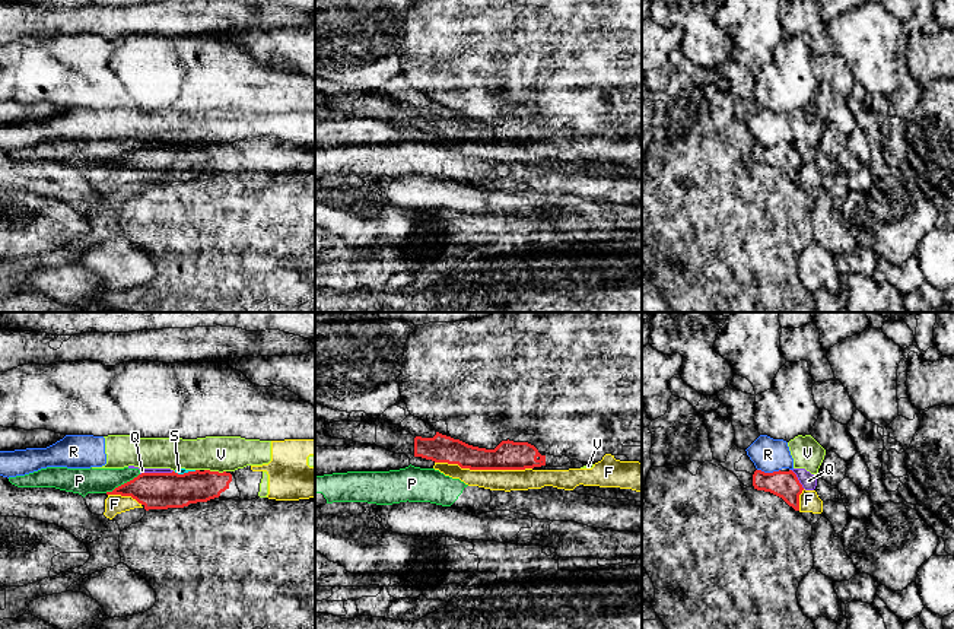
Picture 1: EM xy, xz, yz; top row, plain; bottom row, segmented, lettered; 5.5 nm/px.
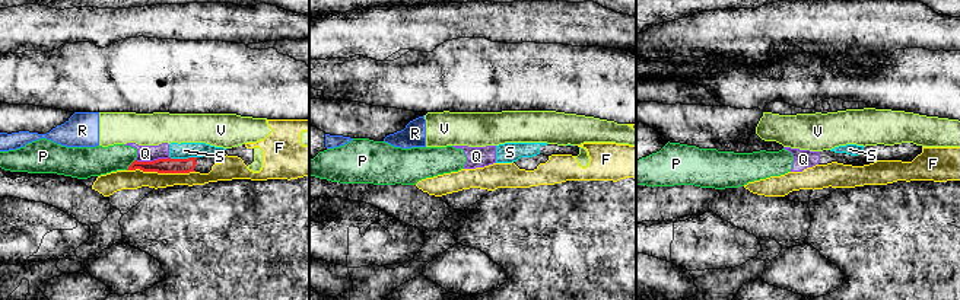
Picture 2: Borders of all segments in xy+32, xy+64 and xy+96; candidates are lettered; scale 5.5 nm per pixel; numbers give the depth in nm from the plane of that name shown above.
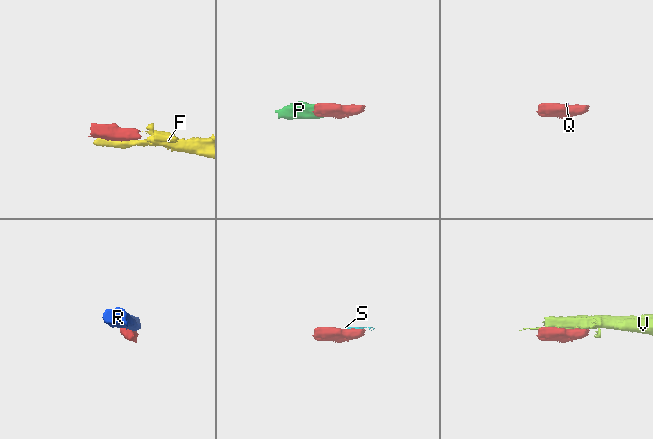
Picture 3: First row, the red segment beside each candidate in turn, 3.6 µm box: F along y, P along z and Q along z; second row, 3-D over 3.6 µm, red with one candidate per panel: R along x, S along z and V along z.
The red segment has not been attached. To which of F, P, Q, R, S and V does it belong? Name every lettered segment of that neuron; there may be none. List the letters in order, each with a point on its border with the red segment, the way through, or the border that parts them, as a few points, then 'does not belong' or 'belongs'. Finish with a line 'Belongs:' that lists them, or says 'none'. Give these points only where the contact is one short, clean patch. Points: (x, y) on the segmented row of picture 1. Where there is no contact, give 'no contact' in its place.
F: meets red in xz at (483, 469); belongs
P: meets red in xy at (121, 485); border along xy (139, 473), (105, 492); does not belong
Q: meets red in xy at (156, 473); border along xy (172, 470), (143, 472), (140, 475); does not belong
R: meets red in yz at (769, 473); does not belong
S: meets red in xy at (184, 473); border along xy (196, 470), (174, 472); does not belong
V: meets red in xy at (215, 472); does not belong
Belongs: F

